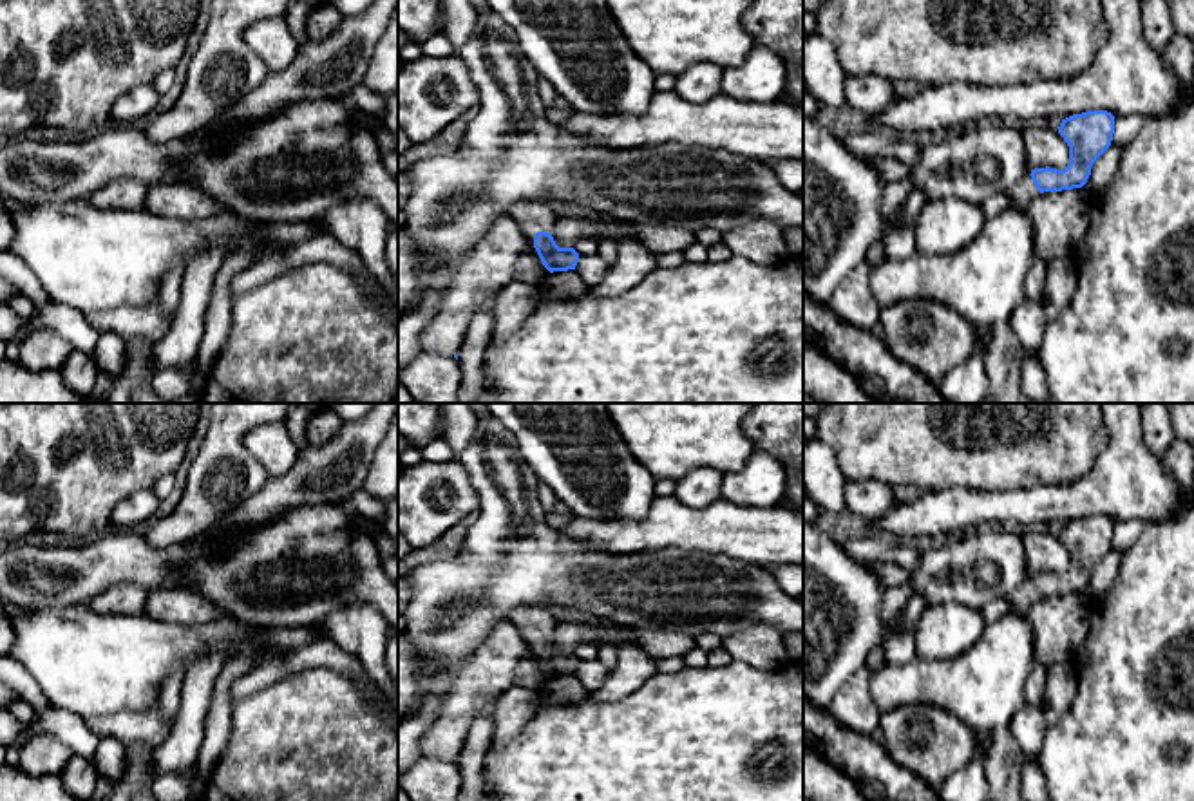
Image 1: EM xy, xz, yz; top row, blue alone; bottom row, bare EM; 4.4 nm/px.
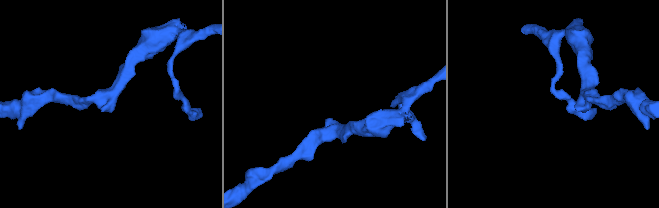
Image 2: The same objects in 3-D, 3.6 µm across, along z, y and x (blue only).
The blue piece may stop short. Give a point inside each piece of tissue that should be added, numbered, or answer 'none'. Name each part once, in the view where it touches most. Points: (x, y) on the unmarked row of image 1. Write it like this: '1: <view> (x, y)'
1: xz (530, 621)

